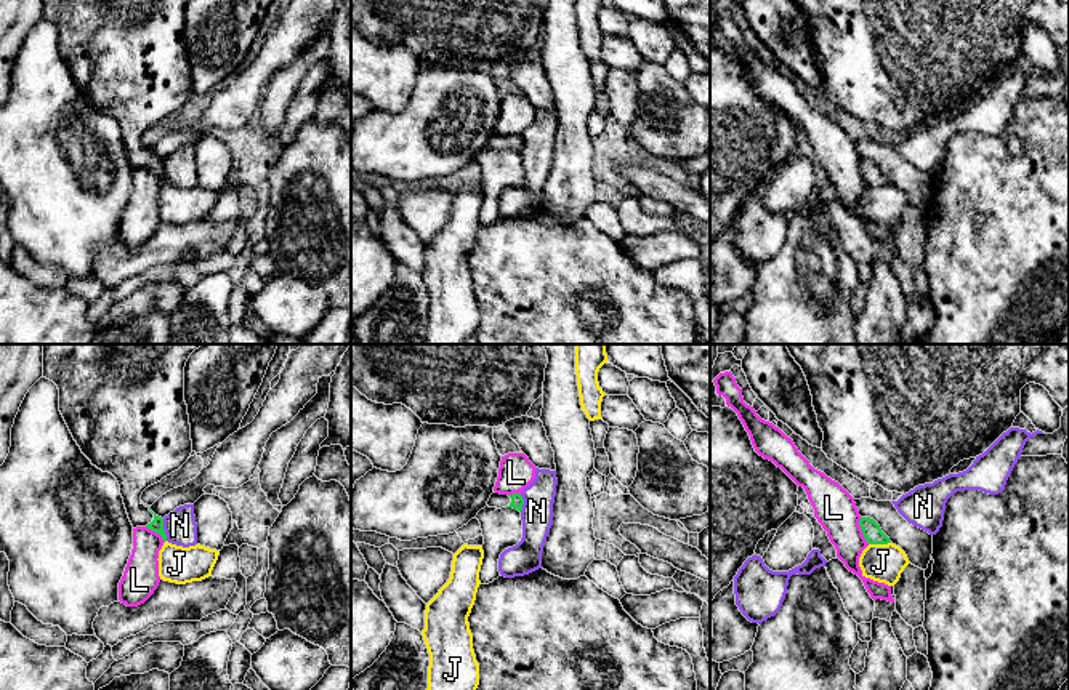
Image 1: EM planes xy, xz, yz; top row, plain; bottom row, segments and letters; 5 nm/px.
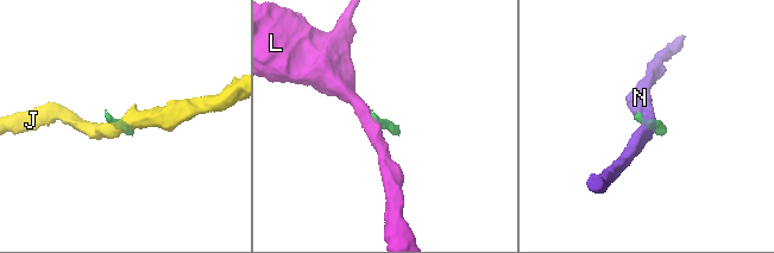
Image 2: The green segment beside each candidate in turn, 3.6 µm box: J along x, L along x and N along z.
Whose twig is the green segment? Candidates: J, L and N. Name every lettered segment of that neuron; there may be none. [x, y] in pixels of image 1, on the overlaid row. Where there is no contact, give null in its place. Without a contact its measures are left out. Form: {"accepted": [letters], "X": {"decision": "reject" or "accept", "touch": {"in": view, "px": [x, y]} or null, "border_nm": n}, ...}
{"accepted": [], "J": {"decision": "reject", "touch": {"in": "yz", "px": [879, 543]}, "border_nm": 110}, "L": {"decision": "reject", "touch": {"in": "yz", "px": [863, 530]}, "border_nm": 140}, "N": {"decision": "reject", "touch": {"in": "xy", "px": [164, 530]}, "border_nm": 110}}

